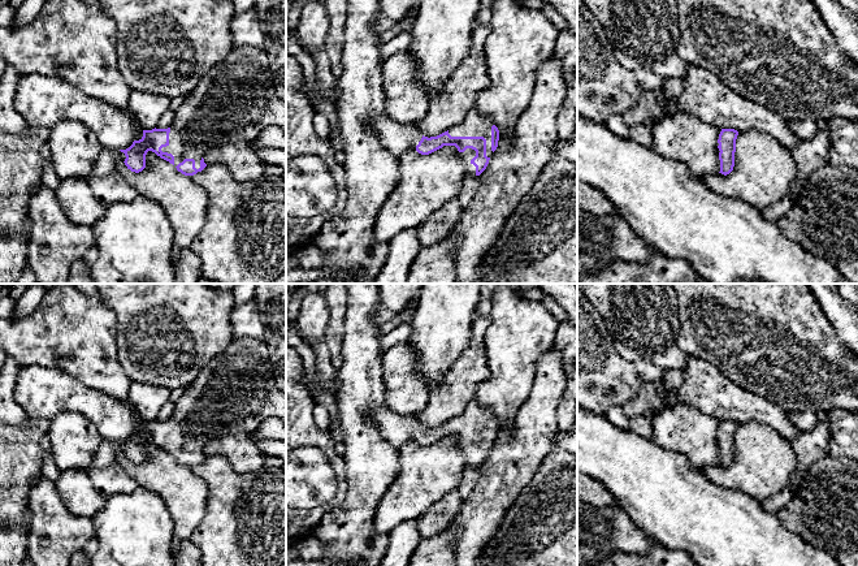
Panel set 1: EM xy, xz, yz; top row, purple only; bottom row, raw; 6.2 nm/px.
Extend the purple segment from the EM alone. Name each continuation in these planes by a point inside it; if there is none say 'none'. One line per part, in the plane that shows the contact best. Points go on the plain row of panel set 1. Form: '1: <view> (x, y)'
1: xy (235, 392)
2: xz (395, 428)

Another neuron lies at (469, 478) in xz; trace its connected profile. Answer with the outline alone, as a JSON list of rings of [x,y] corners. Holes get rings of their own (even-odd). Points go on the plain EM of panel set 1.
[[[480,467],[468,468],[463,472],[462,479],[456,488],[463,498],[471,496],[471,493],[474,491],[478,483],[480,476],[481,476]]]

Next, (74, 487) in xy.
[[[86,470],[61,471],[55,485],[65,507],[74,515],[92,519],[104,507],[107,498],[94,488]]]

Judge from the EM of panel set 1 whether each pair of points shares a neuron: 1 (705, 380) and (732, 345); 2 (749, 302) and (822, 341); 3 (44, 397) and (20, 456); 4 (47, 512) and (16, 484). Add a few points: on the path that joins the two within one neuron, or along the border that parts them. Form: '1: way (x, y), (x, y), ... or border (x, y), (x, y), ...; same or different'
1: border (687, 355), (703, 358), (739, 385); different
2: way (767, 320), (788, 341), (804, 341); same
3: border (30, 417), (50, 420); different
4: border (33, 487), (27, 504); different

